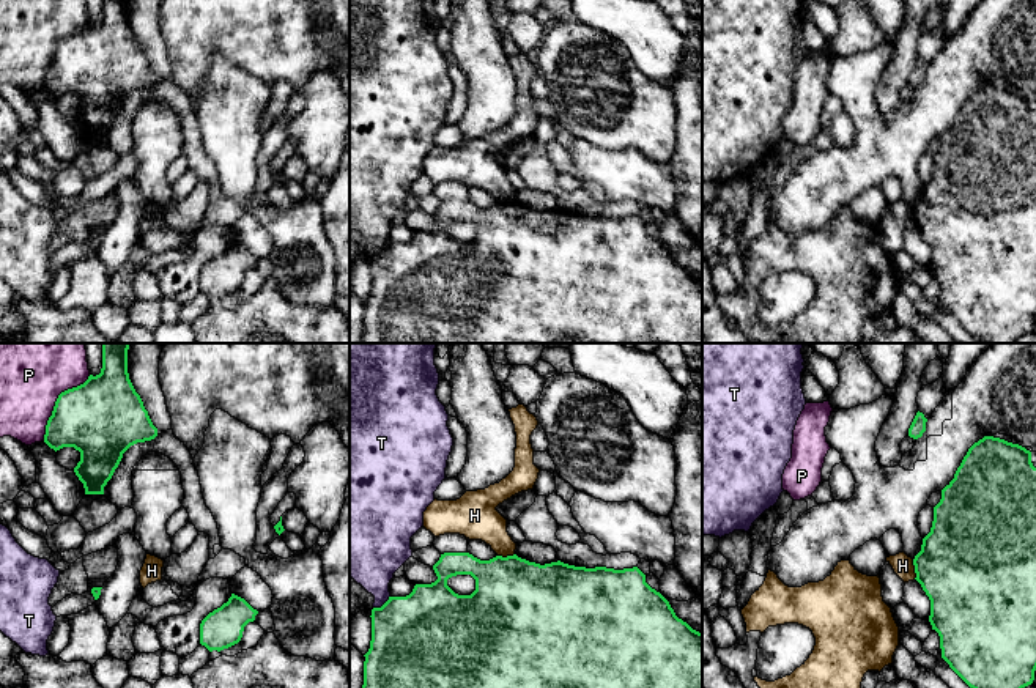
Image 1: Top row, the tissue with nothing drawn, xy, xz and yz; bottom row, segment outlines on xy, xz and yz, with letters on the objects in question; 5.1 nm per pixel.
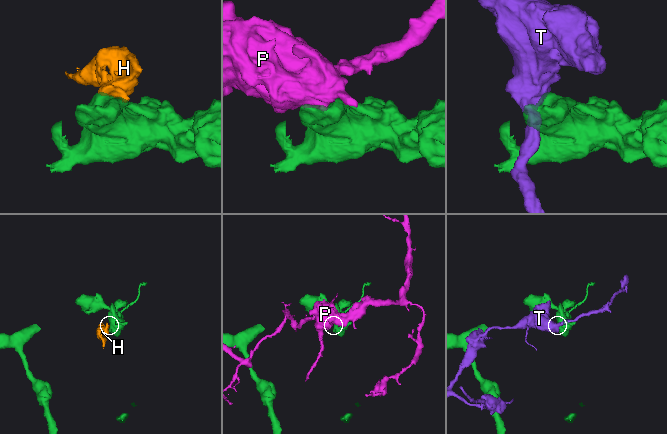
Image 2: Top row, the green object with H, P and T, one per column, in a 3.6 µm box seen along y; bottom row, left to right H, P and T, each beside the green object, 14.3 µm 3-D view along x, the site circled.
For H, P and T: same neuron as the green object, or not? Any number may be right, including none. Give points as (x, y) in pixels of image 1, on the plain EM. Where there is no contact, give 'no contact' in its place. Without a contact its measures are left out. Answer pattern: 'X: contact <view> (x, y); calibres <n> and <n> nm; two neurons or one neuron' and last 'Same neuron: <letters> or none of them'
H: contact yz (915, 216); calibres 480 and 110 nm; two neurons
P: contact xy (55, 49); calibres 400 and 320 nm; two neurons
T: contact xz (383, 252); calibres 460 and 280 nm; two neurons
Same neuron: none of them

